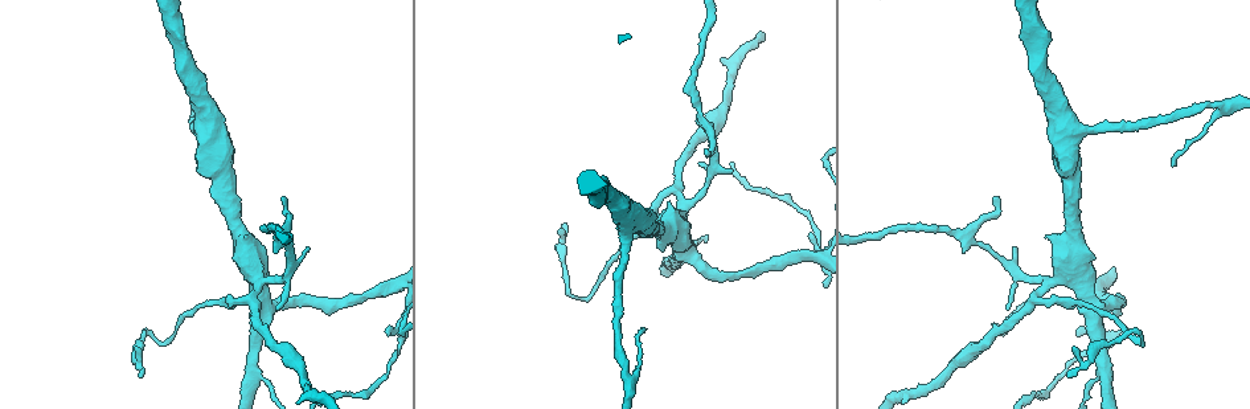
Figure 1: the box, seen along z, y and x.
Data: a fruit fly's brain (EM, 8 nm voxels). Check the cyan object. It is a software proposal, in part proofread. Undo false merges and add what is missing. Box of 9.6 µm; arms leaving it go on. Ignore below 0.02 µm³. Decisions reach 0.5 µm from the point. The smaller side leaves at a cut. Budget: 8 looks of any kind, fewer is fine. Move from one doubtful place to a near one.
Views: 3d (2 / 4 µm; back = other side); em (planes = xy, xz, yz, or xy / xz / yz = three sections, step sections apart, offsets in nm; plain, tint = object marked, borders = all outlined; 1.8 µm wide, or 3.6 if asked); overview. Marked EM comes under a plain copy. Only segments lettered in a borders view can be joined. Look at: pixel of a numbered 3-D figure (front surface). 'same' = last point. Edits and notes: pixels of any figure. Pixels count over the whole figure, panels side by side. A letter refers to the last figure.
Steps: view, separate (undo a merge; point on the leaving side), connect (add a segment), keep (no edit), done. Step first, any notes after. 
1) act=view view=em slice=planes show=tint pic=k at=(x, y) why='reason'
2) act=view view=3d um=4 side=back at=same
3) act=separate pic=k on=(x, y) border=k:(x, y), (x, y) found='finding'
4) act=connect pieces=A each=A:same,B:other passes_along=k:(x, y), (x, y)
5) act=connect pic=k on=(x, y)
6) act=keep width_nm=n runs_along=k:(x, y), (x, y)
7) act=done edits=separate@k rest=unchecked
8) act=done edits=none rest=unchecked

act=view view=3d um=2 pic=1 at=(1066, 374) why='tapers out'

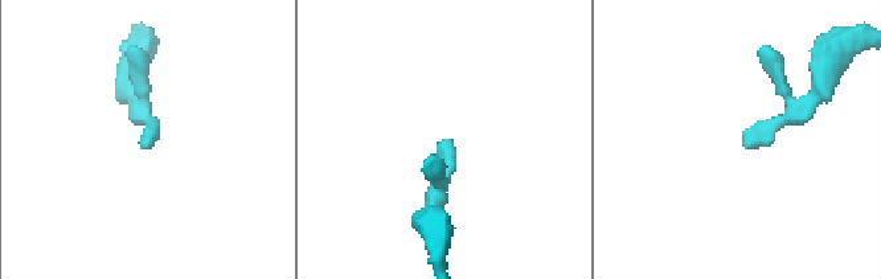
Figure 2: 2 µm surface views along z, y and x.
act=view view=em slice=yz step=4 show=borders pic=2 at=(746, 144)

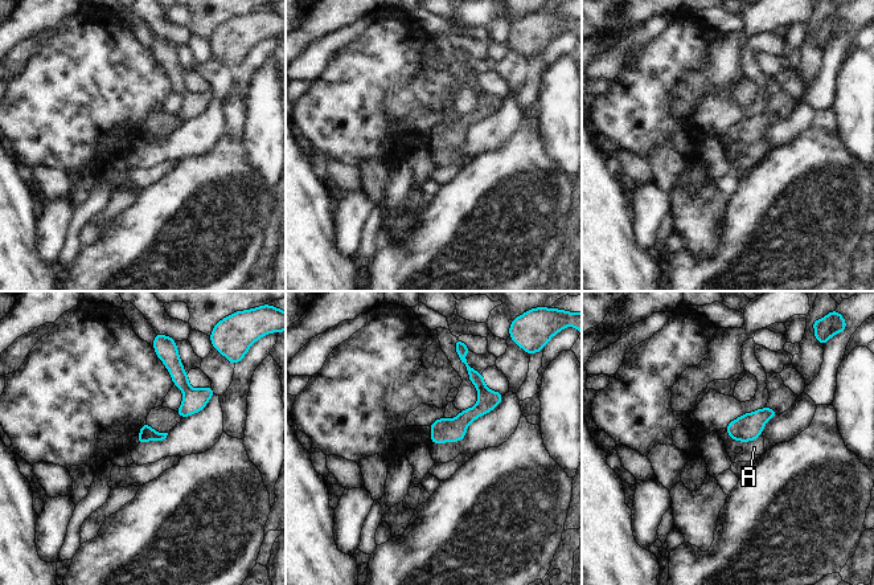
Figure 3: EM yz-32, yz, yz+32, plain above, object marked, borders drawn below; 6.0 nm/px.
act=view view=em slice=planes show=borders at=same why='another direction'

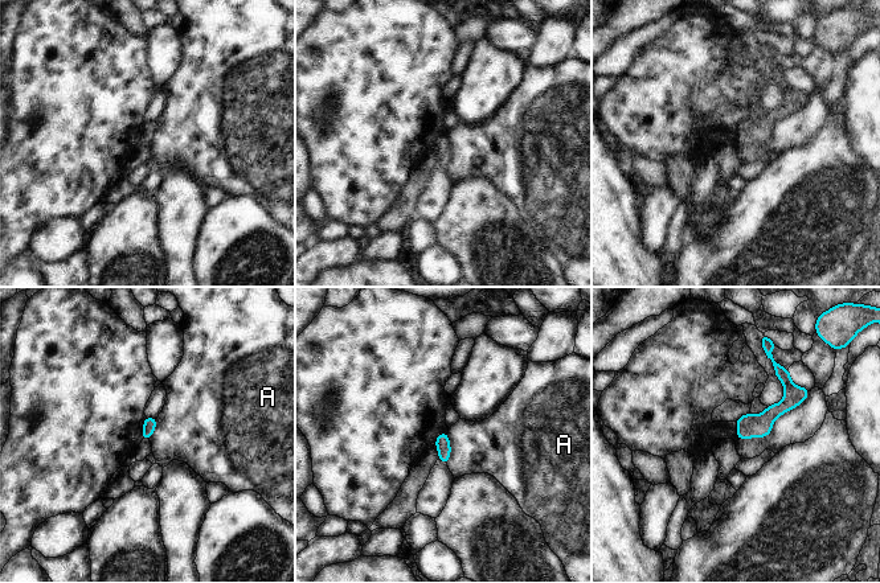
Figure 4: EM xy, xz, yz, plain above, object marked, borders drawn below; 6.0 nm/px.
act=keep width_nm=80 each=A:other found='no lettered segment goes on from it'

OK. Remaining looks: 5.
act=view view=em um=3.6 slice=planes show=borders pic=1 at=(1075, 333) why='tapers out'

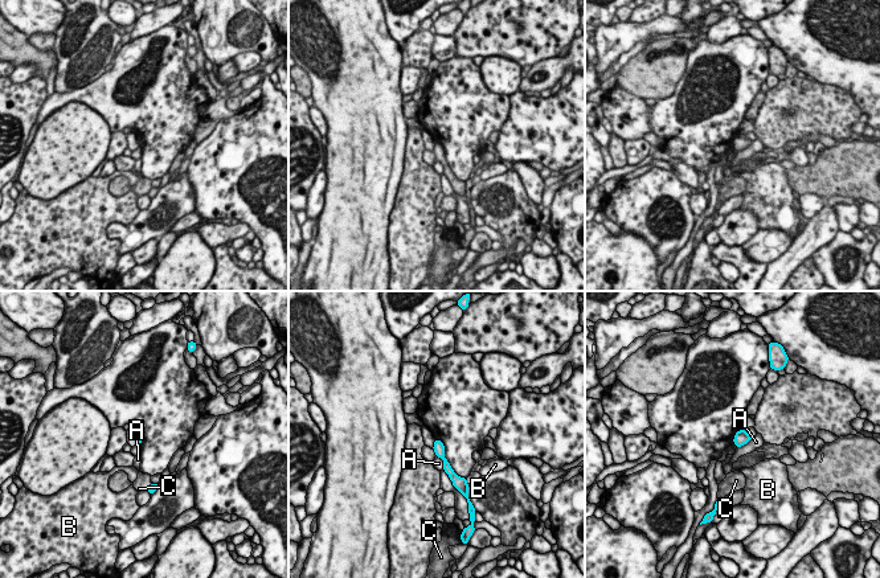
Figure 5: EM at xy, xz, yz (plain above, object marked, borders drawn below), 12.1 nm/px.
act=keep each=A:other,B:other,C:other runs_along=5:(437, 443), (451, 474) found='none of them fits'

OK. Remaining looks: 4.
act=view view=em um=3.6 slice=planes show=borders pic=1 at=(1036, 294) why='branch point'

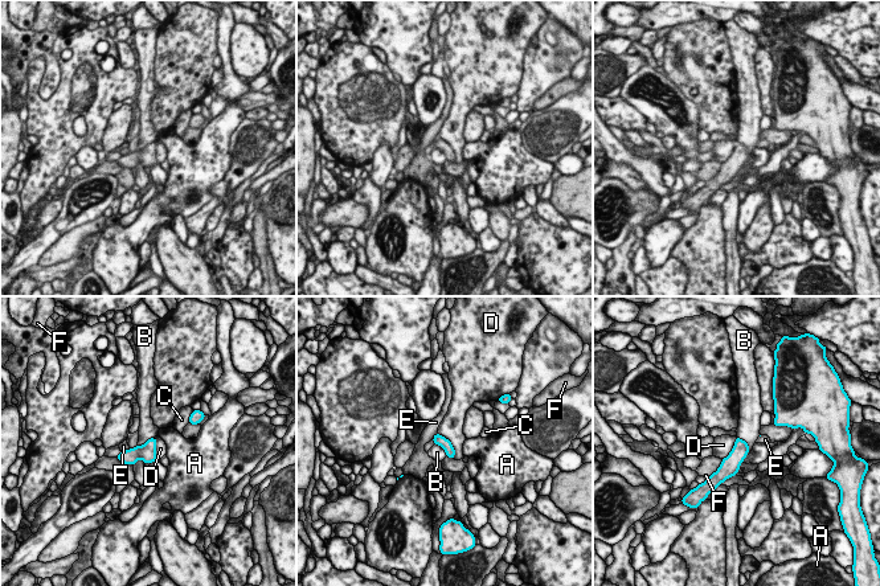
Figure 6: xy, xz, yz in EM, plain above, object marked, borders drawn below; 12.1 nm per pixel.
act=keep each=A:other,B:other,C:other,D:other,E:other,F:other border=6:(736, 437), (747, 443), (748, 454) found='continuous, no second cell'

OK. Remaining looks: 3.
act=view view=em um=3.6 slice=planes show=tint pic=1 at=(1175, 166) why='tapers out'

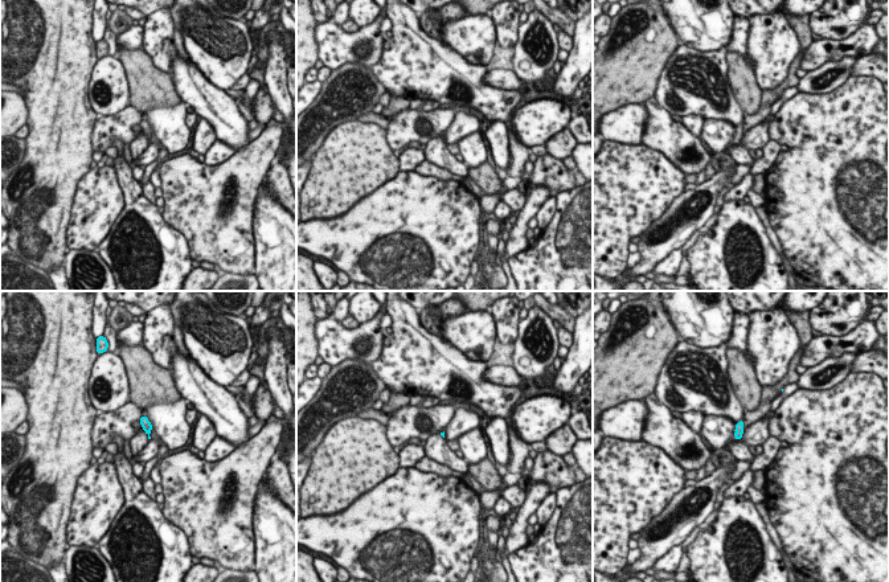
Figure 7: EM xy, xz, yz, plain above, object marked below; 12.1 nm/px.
act=view view=em um=3.6 slice=planes show=borders at=same

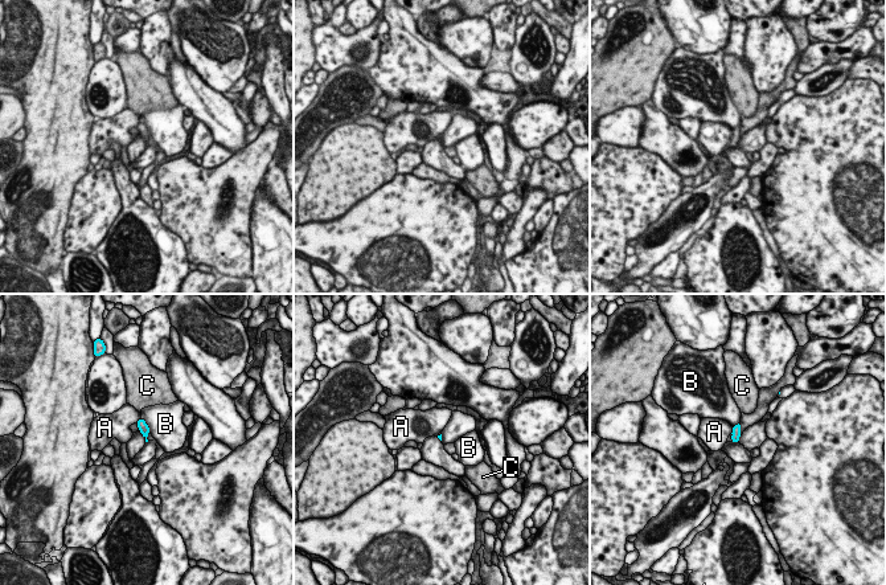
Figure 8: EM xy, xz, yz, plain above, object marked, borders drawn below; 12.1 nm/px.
act=keep longest_contact=B:220nm each=A:other,B:other,C:other border=8:(733, 426), (730, 433) found='none of them fits'

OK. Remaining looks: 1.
act=done edits=none rest=unchecked

